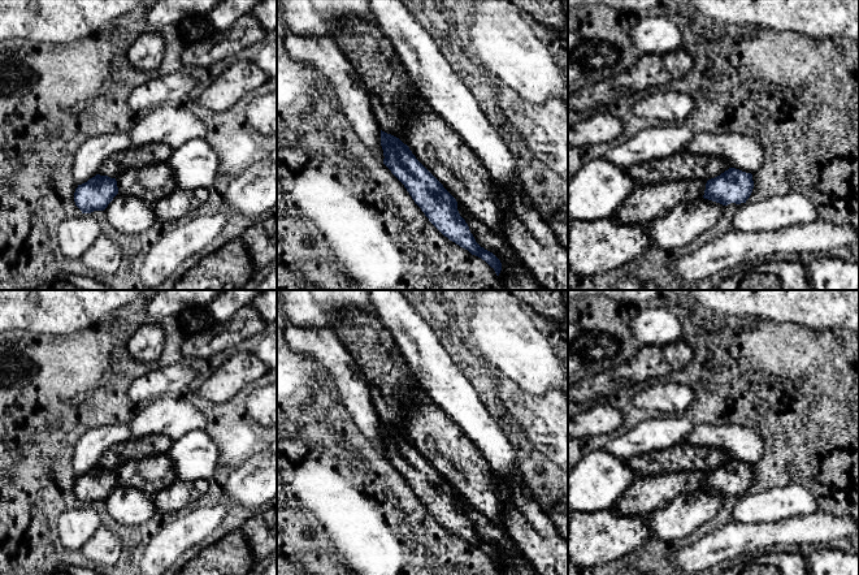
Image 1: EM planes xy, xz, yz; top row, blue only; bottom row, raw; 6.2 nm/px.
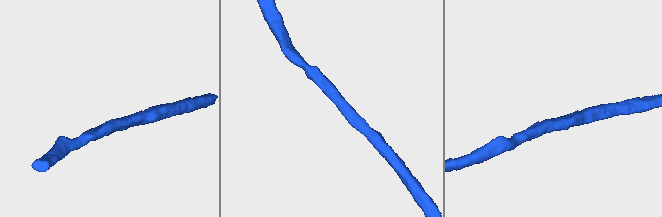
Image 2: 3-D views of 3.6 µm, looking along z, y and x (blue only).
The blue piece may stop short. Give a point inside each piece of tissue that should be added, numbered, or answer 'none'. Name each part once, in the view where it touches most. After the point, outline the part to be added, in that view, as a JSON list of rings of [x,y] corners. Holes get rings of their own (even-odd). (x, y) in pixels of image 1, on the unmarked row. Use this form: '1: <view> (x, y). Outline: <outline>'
none

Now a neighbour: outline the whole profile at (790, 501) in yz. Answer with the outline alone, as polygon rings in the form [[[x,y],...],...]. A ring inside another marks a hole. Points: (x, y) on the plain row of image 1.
[[[798,484],[747,493],[732,511],[732,520],[745,524],[780,522],[820,511],[817,498]]]

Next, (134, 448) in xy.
[[[164,435],[131,437],[107,450],[100,458],[99,466],[117,471],[126,462],[168,453],[172,444],[173,441]]]

